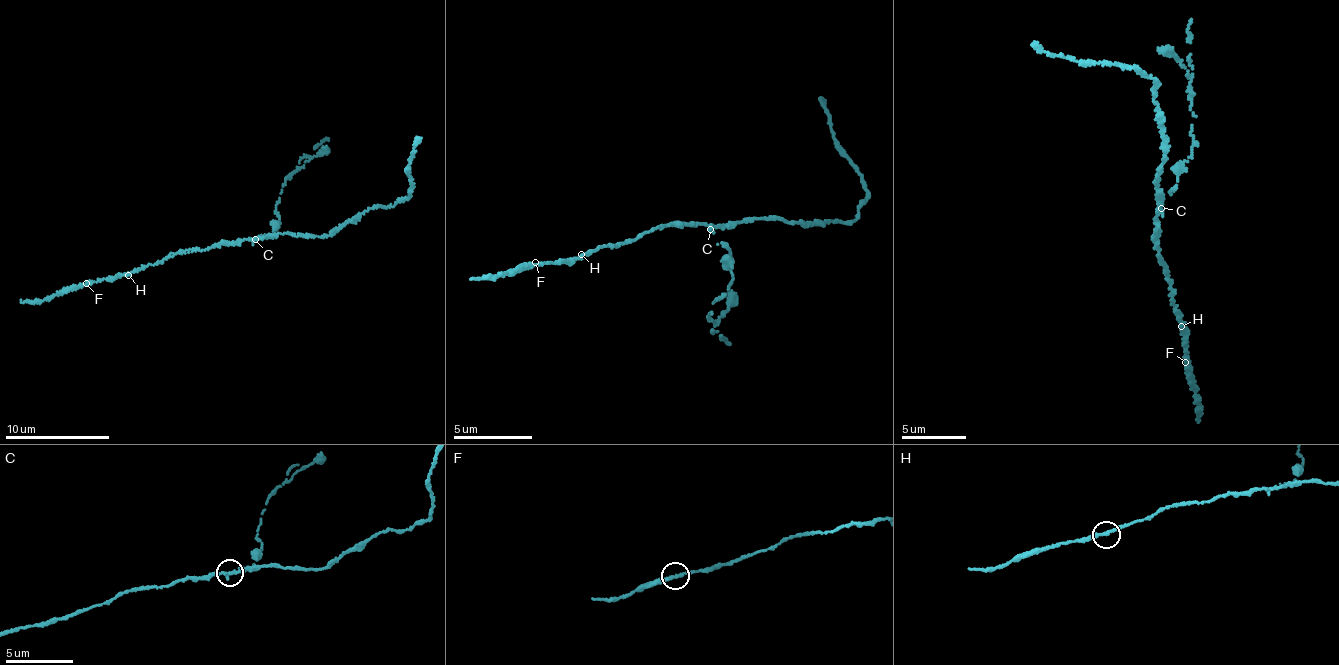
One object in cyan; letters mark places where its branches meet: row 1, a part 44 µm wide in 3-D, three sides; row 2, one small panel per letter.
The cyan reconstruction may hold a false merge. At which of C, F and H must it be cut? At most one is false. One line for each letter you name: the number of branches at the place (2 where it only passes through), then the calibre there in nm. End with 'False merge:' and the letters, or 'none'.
C: 2 | 280 nm
False merge: C

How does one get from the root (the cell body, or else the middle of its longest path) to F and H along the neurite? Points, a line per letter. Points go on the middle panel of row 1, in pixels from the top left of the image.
F: (715, 225), (668, 222), (634, 240), (604, 243), (550, 264), (535, 262)
H: (715, 225), (668, 222), (634, 240), (604, 243), (581, 254)

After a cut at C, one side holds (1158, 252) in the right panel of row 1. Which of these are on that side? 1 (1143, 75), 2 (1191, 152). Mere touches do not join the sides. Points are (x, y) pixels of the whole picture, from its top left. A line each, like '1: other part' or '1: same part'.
1: same part
2: other part

